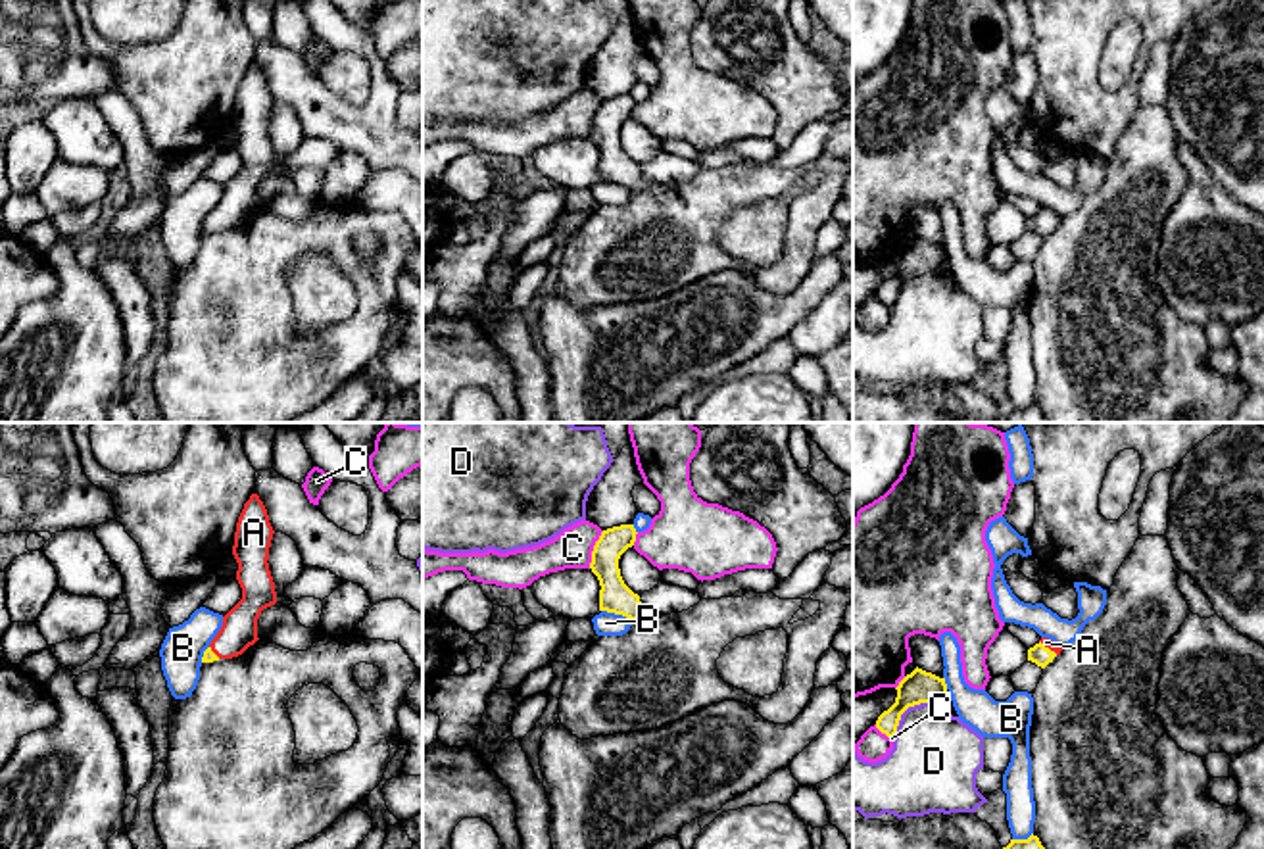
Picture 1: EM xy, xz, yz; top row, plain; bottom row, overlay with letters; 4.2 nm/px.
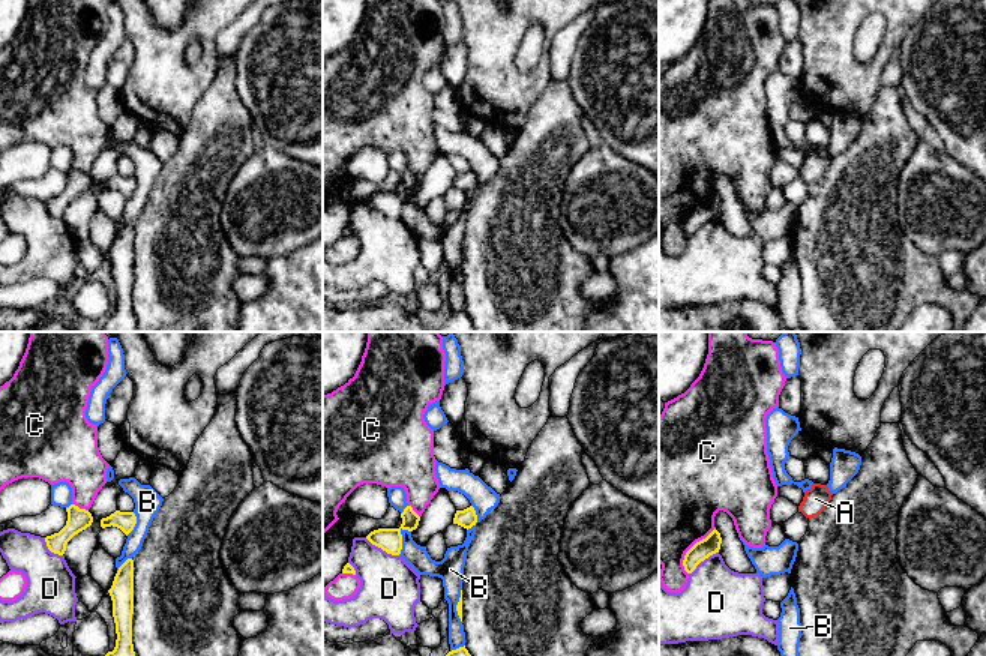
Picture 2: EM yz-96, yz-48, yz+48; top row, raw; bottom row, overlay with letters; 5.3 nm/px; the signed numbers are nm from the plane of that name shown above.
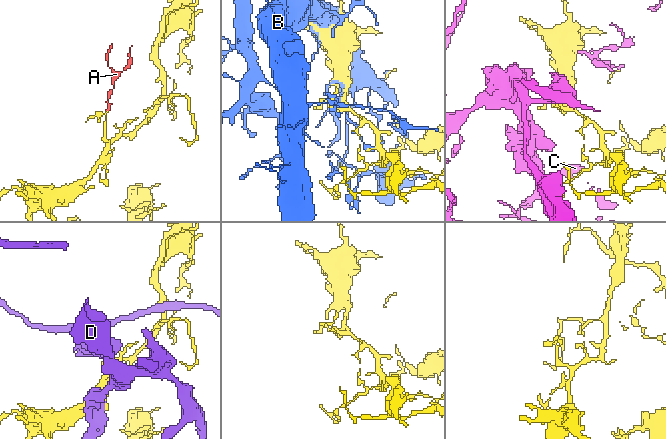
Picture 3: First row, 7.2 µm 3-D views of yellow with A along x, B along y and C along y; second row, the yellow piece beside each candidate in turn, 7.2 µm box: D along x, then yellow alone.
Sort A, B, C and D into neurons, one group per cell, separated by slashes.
A / B / C / D

